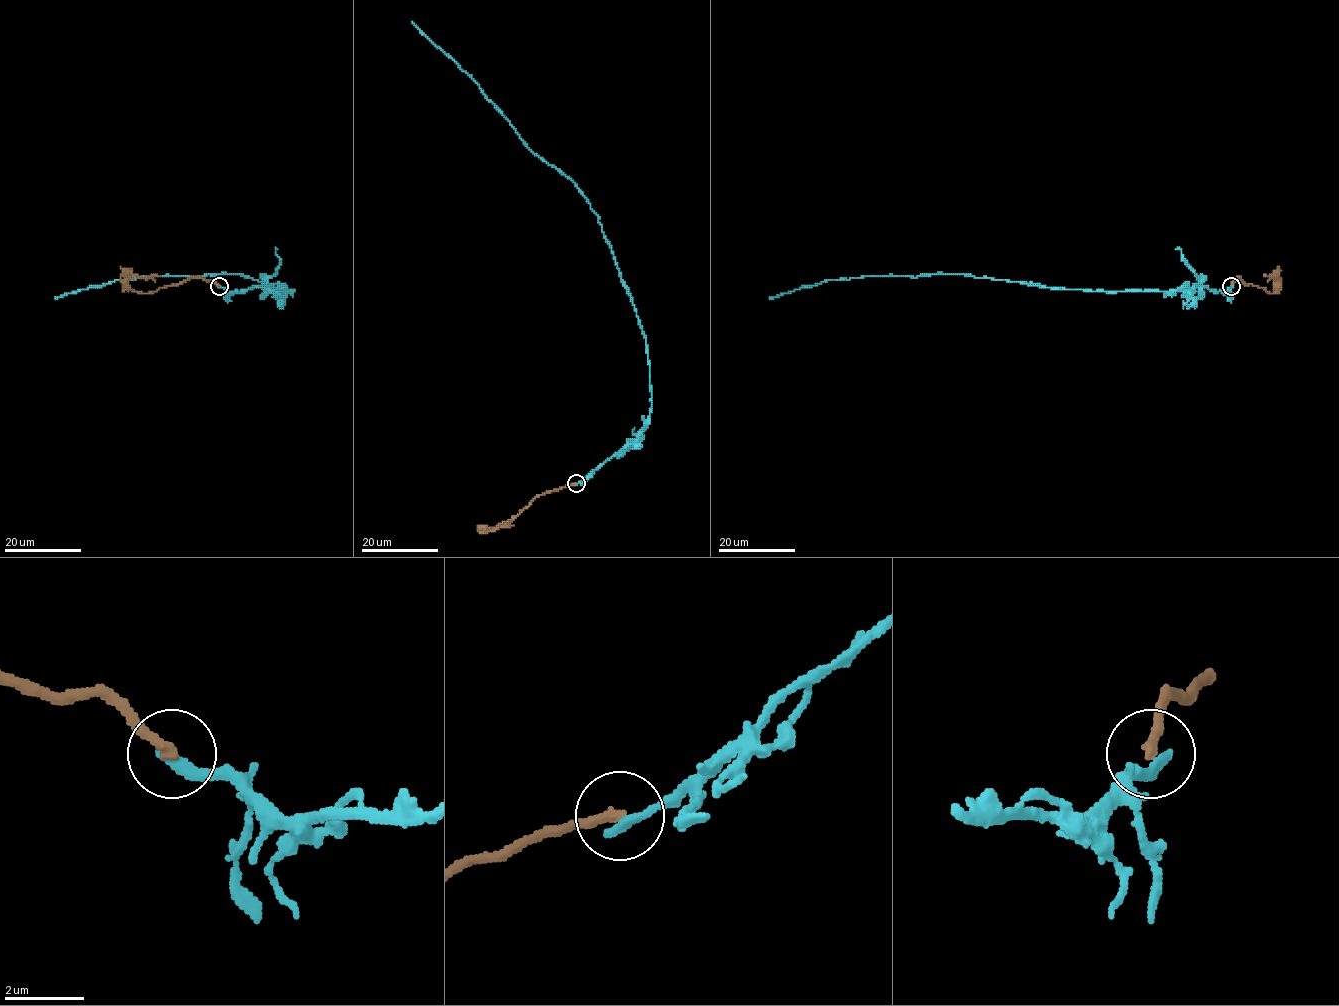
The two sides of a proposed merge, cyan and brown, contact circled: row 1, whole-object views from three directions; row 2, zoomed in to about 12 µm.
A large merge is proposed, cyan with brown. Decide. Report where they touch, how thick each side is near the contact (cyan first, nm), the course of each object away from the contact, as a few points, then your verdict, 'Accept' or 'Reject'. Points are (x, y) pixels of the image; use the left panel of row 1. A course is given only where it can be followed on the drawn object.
Place: (219, 286). Thickness 320 nm (cyan) against 260 nm. Course of cyan: (218, 286), (230, 292), (261, 286), (294, 291), (234, 273), (157, 275), (117, 279), (56, 299). Course of brown: (218, 286), (212, 280), (193, 276), (149, 293), (131, 291), (127, 287), (132, 276), (149, 278), (160, 275). Reject

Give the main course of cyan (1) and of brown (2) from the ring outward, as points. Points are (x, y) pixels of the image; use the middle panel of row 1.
1: (575, 483), (630, 443), (650, 412), (646, 339), (632, 298), (598, 215), (579, 188), (527, 146), (413, 22)
2: (575, 483), (536, 497), (493, 530), (484, 531), (506, 526), (517, 515)

